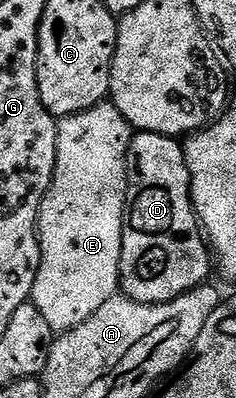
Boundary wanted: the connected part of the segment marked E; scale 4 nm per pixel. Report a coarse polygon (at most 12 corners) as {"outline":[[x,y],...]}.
{"outline":[[111,101],[57,124],[31,301],[54,333],[121,285],[135,132]]}

